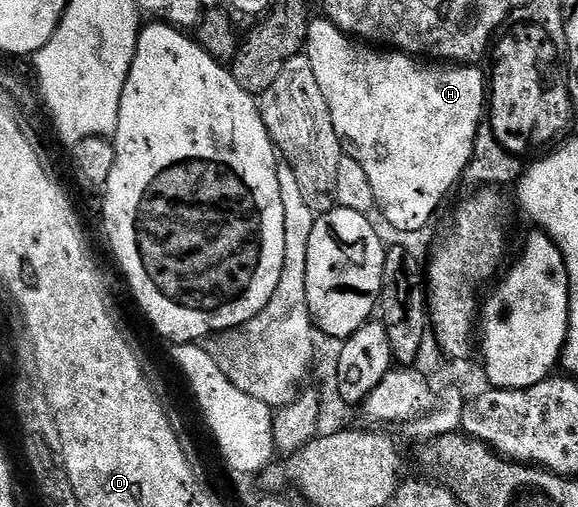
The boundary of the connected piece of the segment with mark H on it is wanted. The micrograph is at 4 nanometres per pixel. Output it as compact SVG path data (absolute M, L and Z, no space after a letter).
M328 19L320 20L312 20L307 29L305 55L313 63L321 95L329 103L329 115L339 140L365 169L378 212L383 212L384 219L403 233L419 233L430 223L447 192L461 181L475 156L475 136L489 97L484 70L482 73L481 68L470 64L452 67L447 63L428 63L410 53L384 51L348 36Z

